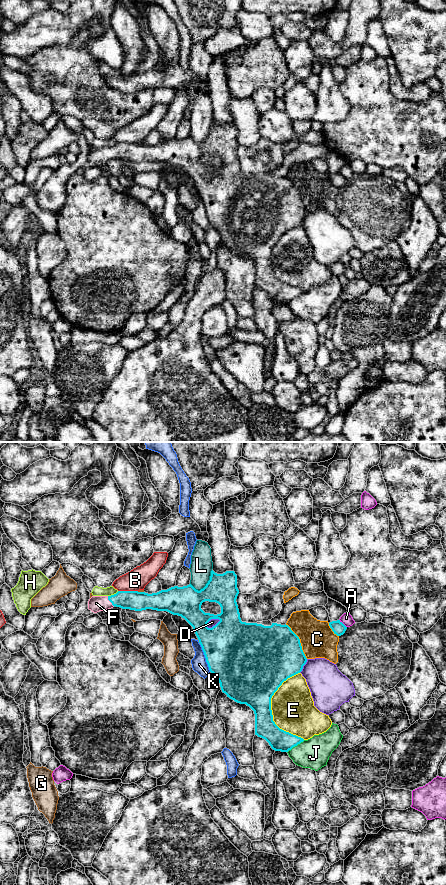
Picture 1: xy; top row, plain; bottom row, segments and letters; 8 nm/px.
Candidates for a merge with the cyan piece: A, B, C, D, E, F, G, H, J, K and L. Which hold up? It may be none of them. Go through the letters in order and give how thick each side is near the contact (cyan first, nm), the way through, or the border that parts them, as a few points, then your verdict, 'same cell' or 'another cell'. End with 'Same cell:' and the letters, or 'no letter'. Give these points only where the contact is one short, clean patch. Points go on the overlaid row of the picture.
A: 100 nm thick on the cyan side, 90 nm on the other; another cell
B: 160 nm thick on the cyan side, 170 nm on the other; border along xy (118, 590), (137, 591); another cell
C: 460 nm thick on the cyan side, 280 nm on the other; another cell
D: 480 nm thick on the cyan side, 60 nm on the other; another cell
E: 360 nm thick on the cyan side, 340 nm on the other; another cell
F: 160 nm thick on the cyan side, 130 nm on the other; runs through xy (133, 600), (109, 600), (103, 603), (96, 603); same cell
G: 190 nm thick on the cyan side, 20 nm on the other; border along xy (137, 591), (143, 592); another cell
H: 160 nm thick on the cyan side, 80 nm on the other; another cell
J: 170 nm thick on the cyan side, 240 nm on the other; another cell
K: 500 nm thick on the cyan side, 120 nm on the other; another cell
L: 240 nm thick on the cyan side, 180 nm on the other; another cell
Same cell: F

